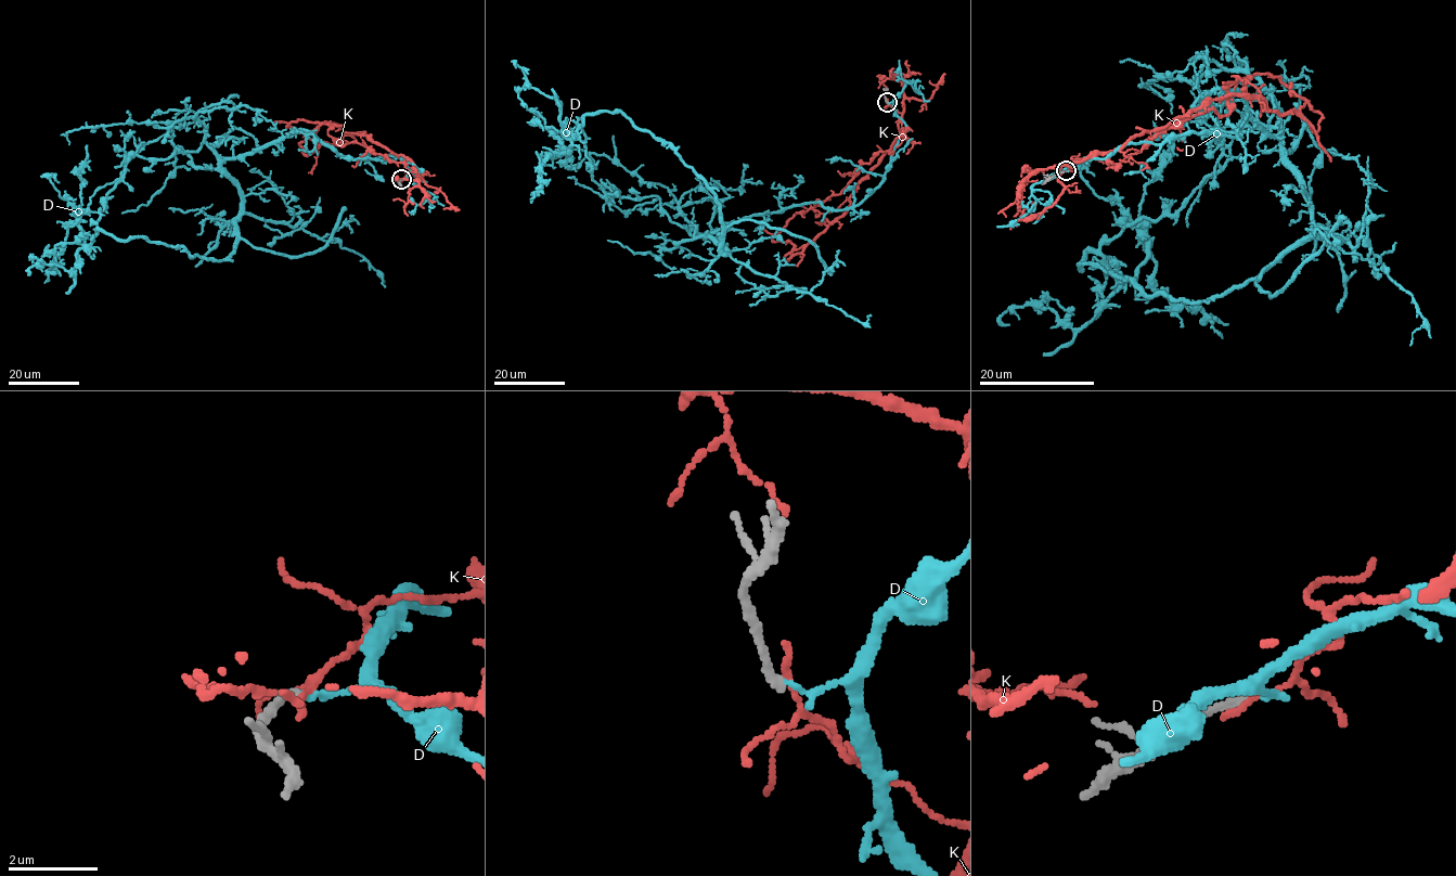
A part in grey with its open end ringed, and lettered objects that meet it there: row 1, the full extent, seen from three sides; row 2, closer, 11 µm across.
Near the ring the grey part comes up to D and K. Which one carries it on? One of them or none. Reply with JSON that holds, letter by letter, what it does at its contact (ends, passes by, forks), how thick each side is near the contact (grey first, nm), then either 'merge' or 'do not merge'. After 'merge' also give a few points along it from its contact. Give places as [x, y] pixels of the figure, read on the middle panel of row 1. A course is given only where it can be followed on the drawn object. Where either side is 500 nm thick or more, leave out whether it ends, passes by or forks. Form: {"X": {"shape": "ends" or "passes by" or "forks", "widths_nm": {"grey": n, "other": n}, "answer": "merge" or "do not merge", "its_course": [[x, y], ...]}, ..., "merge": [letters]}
{"D": {"shape": "ends", "widths_nm": {"grey": 200, "other": 110}, "answer": "do not merge"}, "K": {"shape": "passes by", "widths_nm": {"grey": 190, "other": 110}, "answer": "do not merge"}, "merge": []}

